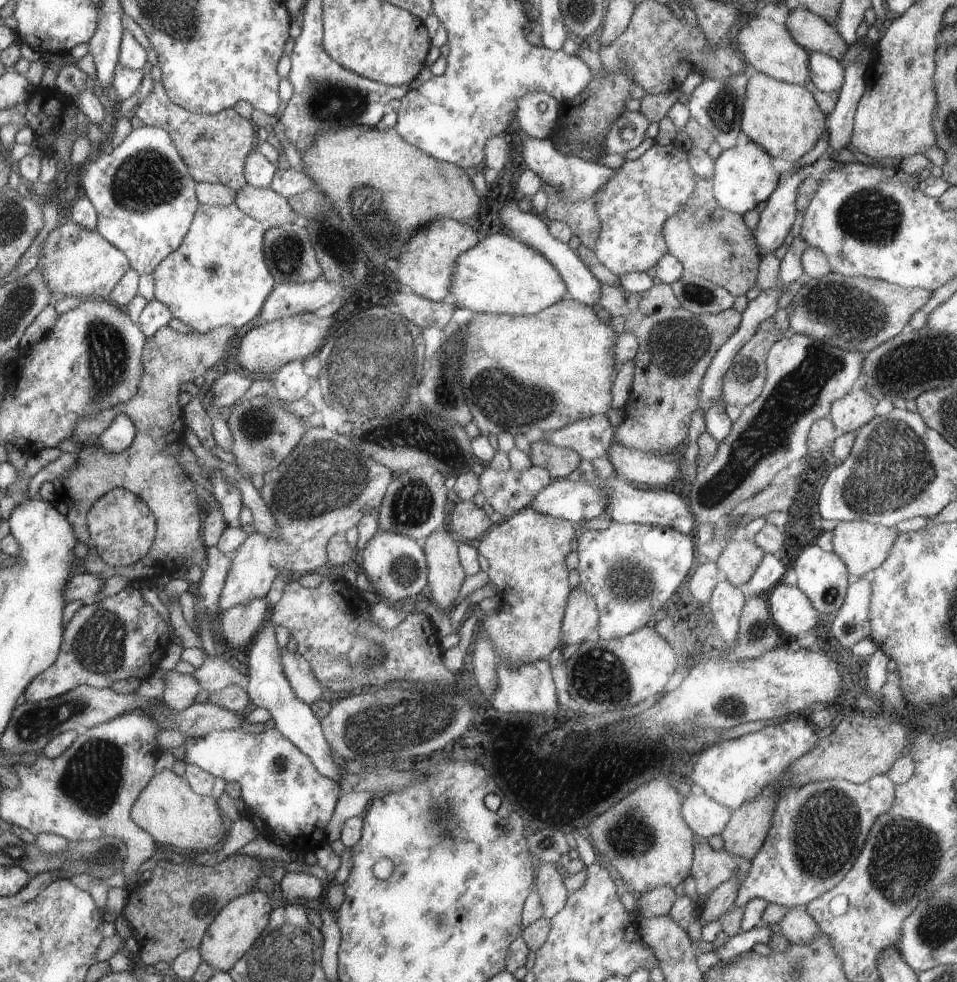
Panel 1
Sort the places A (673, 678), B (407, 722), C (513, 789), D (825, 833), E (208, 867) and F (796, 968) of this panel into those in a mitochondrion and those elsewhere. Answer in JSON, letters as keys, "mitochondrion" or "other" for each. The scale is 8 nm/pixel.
{"A":"other","B":"mitochondrion","C":"other","D":"mitochondrion","E":"other","F":"mitochondrion"}

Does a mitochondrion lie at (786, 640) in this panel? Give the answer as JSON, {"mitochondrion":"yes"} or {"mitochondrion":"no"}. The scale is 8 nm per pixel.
{"mitochondrion":"no"}

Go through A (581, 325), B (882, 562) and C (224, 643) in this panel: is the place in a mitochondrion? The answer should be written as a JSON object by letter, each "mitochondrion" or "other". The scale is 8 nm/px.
{"A":"other","B":"other","C":"other"}

